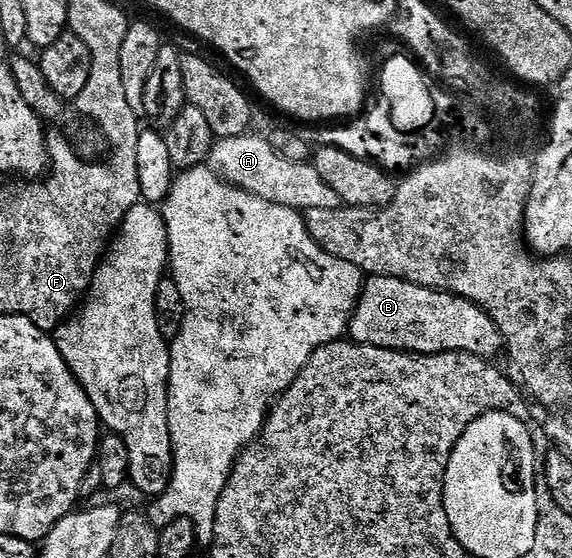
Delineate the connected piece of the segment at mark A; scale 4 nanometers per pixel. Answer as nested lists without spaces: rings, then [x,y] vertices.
[[[253,135],[217,140],[209,152],[208,167],[236,188],[247,190],[259,198],[267,198],[267,202],[275,202],[279,206],[298,210],[342,207],[335,190],[331,190],[331,186],[327,186],[323,178],[319,178],[319,170],[312,163],[287,162],[287,158],[279,158],[279,154],[275,154],[264,135]]]

